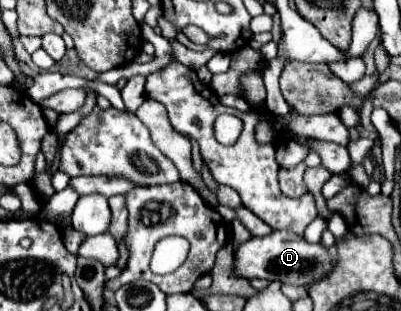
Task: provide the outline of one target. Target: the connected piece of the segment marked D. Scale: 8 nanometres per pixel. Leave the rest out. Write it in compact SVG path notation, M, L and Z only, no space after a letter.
M273 230L269 236L251 238L239 244L239 248L233 254L233 274L245 280L267 278L267 280L281 280L293 286L303 286L329 272L331 272L331 258L327 248L323 248L319 242L309 244L303 240L303 236L297 236L293 232Z

